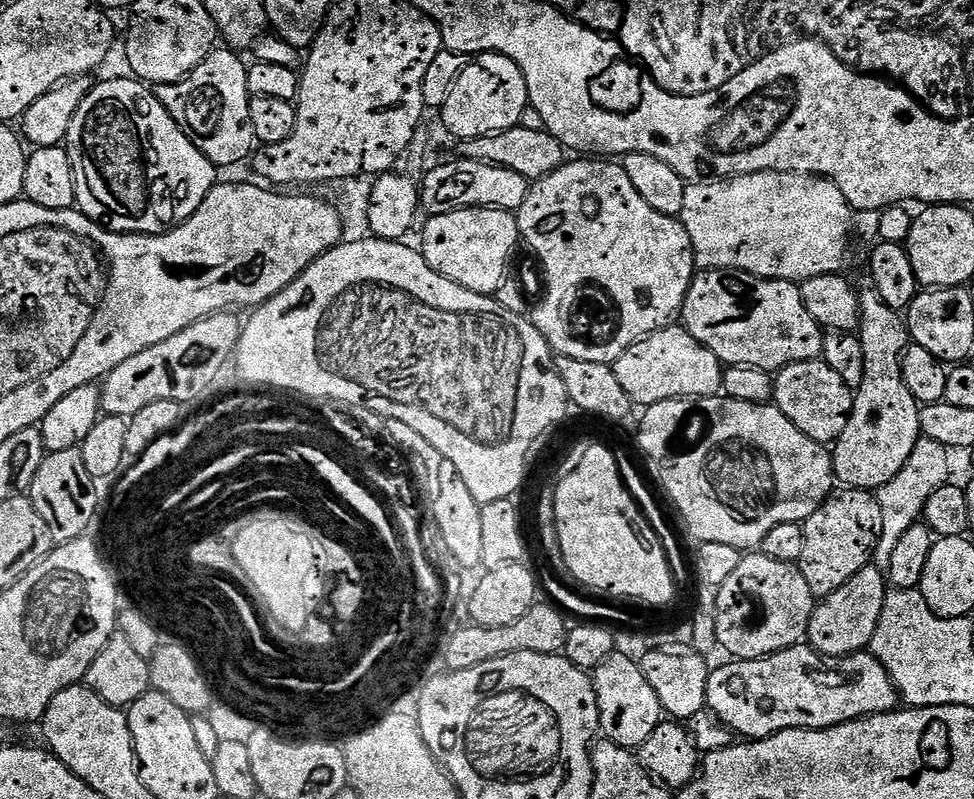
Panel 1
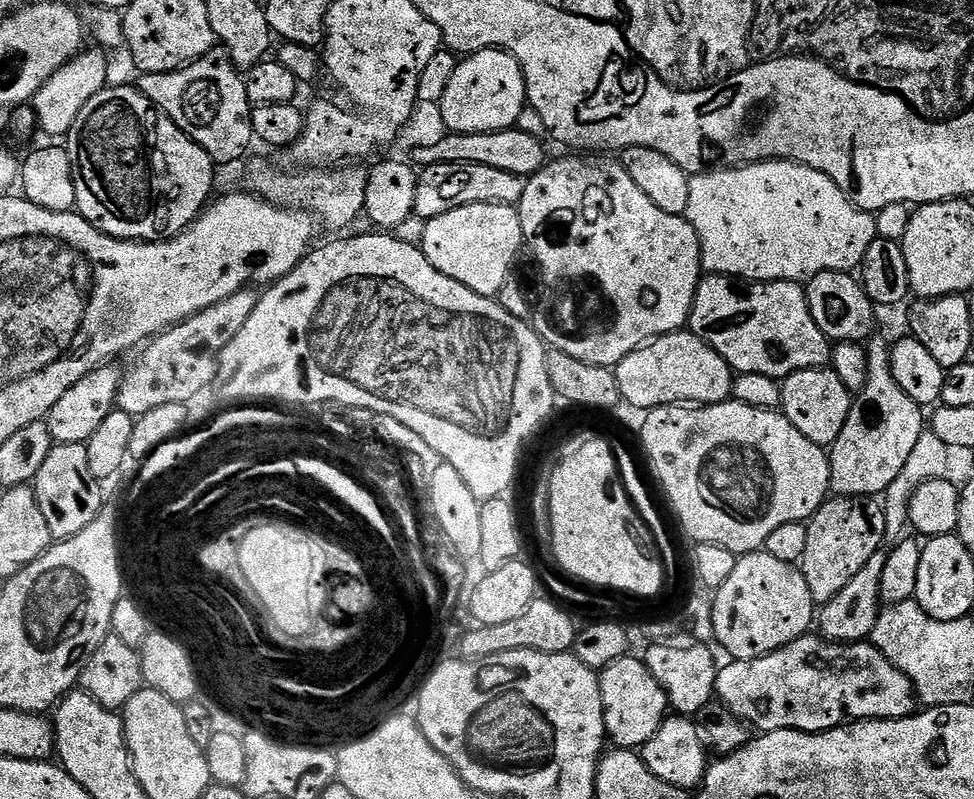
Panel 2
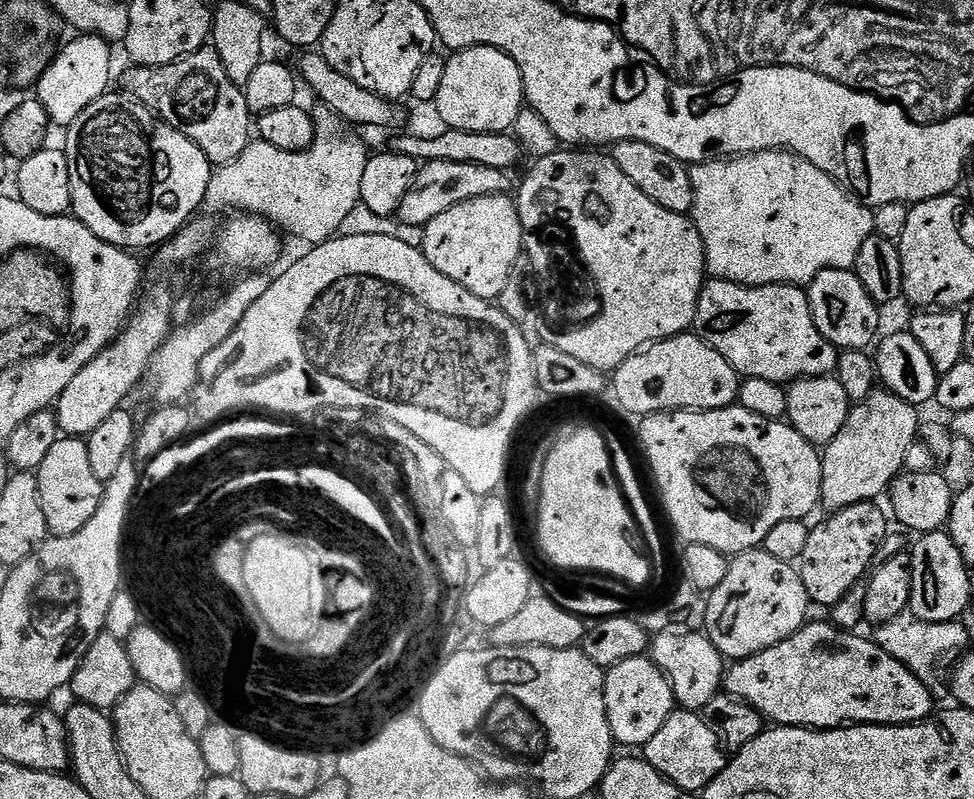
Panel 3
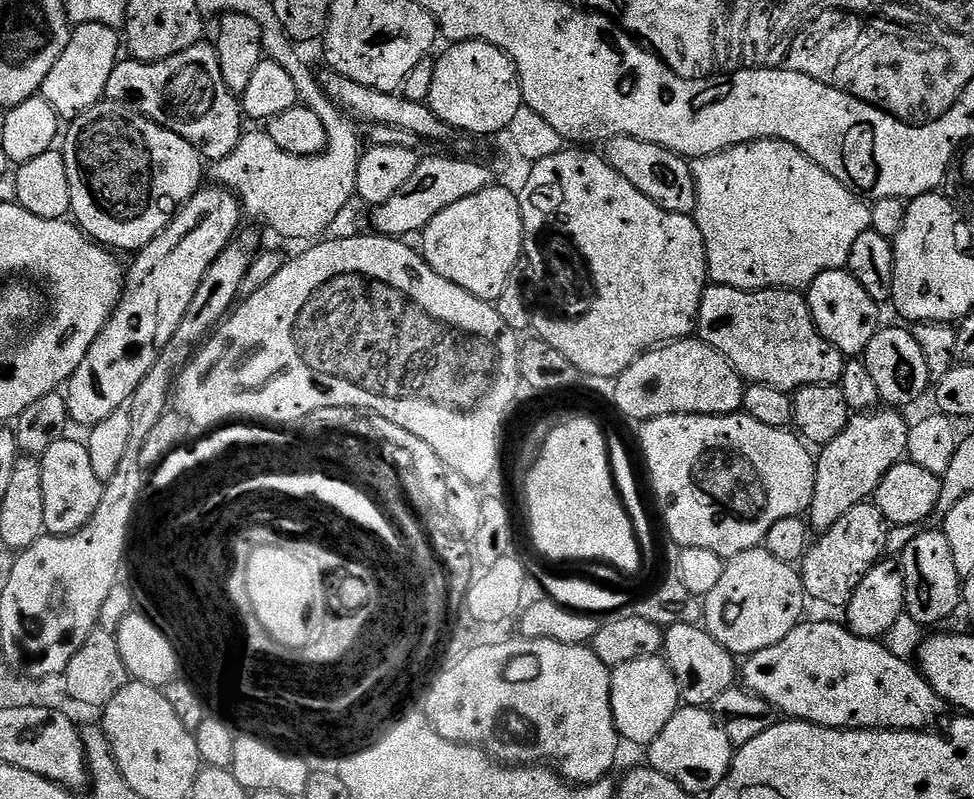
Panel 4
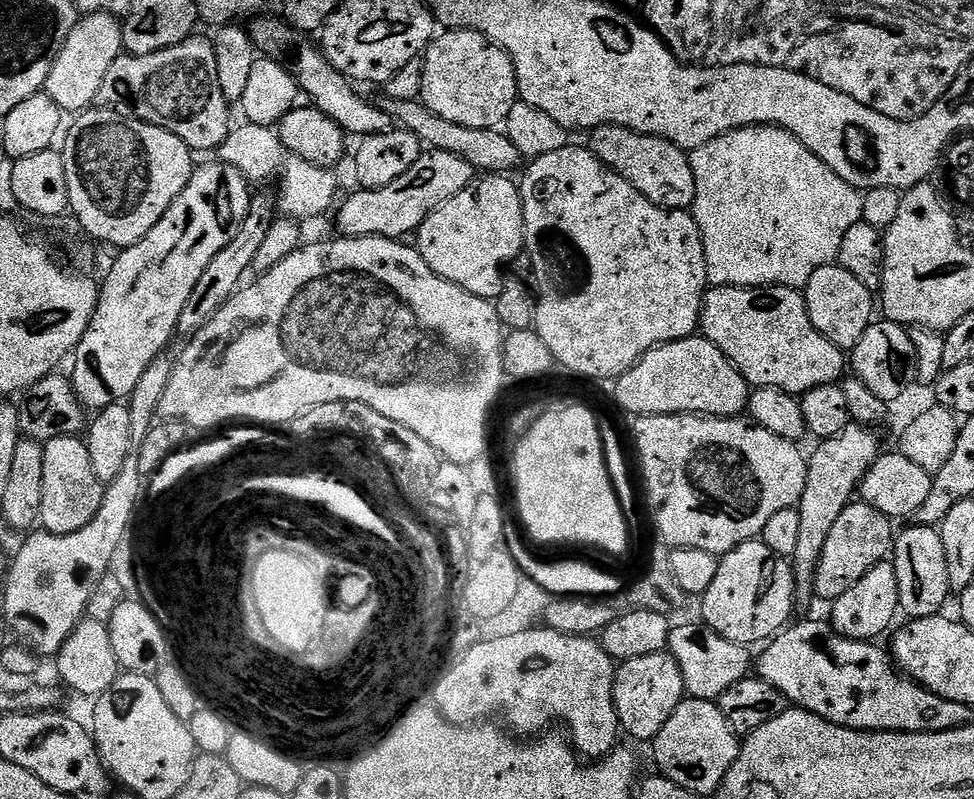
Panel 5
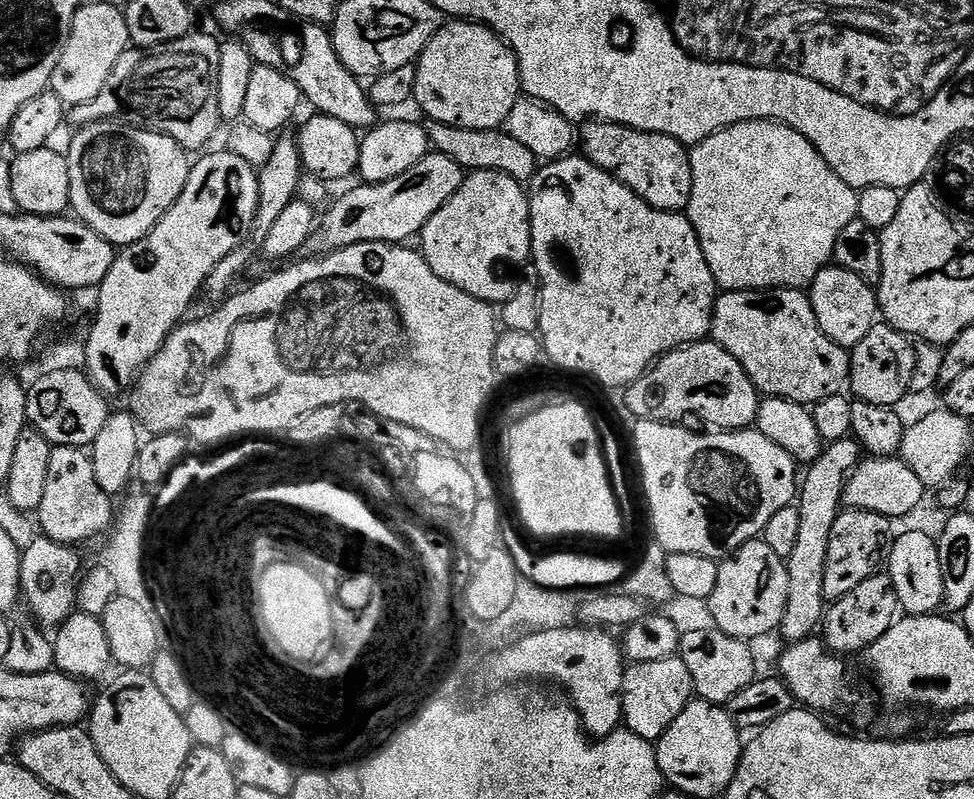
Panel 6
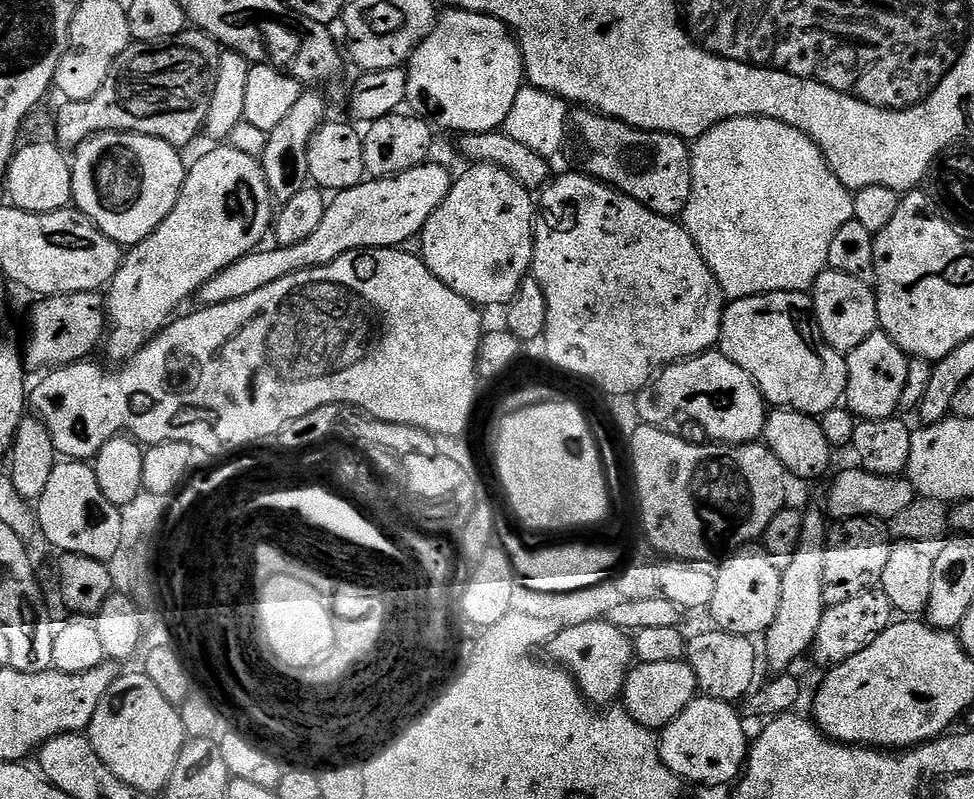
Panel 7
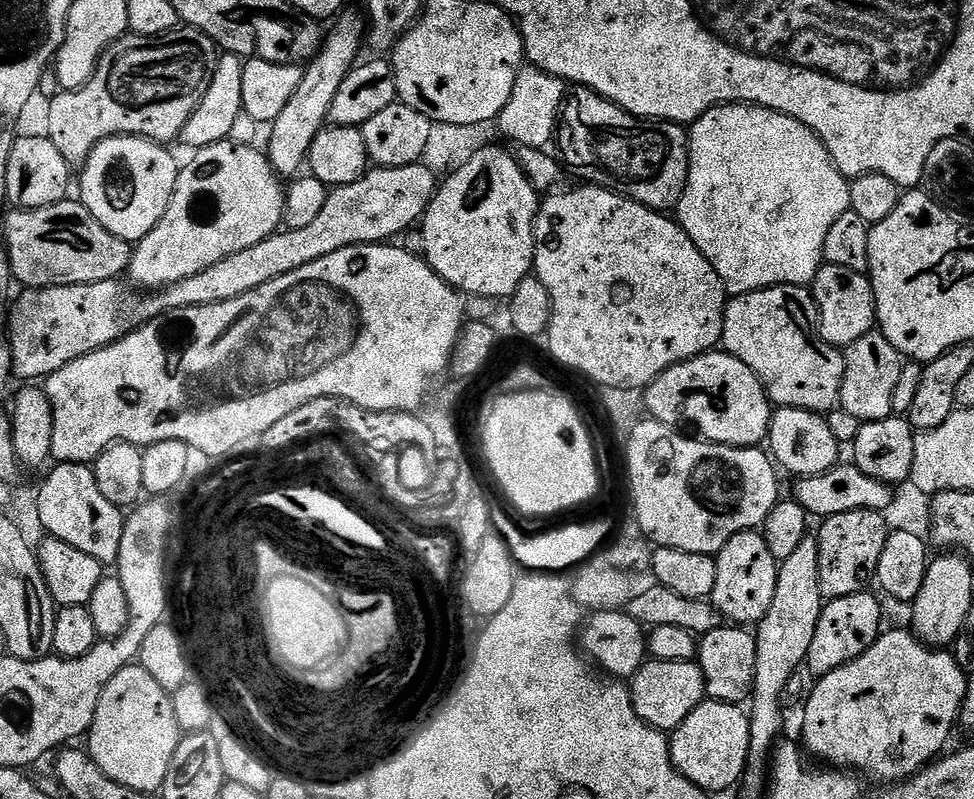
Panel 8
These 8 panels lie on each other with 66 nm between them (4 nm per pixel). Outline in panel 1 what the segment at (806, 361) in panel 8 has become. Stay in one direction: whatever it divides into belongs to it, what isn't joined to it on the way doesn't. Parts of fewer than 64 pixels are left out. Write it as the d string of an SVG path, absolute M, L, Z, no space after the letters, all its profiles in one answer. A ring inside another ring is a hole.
M700 270L692 278L692 285L684 299L682 326L702 346L719 358L721 365L737 368L750 366L773 374L794 362L819 360L824 355L825 329L806 310L800 284L791 280L761 280L748 272L735 270Z

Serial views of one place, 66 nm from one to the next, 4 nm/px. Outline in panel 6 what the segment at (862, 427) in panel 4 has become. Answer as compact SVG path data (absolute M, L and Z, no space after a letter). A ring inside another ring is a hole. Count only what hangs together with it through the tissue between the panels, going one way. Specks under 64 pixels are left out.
M855 439L839 440L828 444L820 456L812 464L807 465L802 483L798 488L798 507L802 514L802 523L798 525L798 542L794 546L794 554L787 558L788 597L786 610L778 629L788 642L807 640L812 632L821 627L826 601L824 598L824 579L826 578L826 558L830 550L830 530L834 530L834 522L842 515L842 499L844 487L852 469L860 463L862 449Z

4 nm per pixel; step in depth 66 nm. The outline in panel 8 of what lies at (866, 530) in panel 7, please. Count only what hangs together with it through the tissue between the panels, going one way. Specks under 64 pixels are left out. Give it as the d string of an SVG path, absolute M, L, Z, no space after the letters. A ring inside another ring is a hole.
M850 510L834 514L823 521L818 531L818 566L820 593L828 600L865 591L878 570L882 550L886 550L890 531L885 513L874 510Z

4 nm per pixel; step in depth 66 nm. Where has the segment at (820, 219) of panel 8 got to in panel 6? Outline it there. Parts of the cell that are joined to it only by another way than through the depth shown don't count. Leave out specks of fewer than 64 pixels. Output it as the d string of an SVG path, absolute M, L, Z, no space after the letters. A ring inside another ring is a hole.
M748 120L744 124L735 124L729 128L722 128L720 131L713 134L709 140L705 140L703 144L699 145L698 152L700 152L700 160L698 156L698 170L692 173L692 197L686 209L688 221L694 226L698 242L702 246L702 254L706 254L706 266L710 266L710 274L714 274L716 279L717 289L724 292L750 292L753 290L771 290L774 288L799 288L801 290L807 289L814 282L814 278L821 272L823 268L829 267L834 260L834 246L838 242L838 234L842 234L842 230L846 230L846 226L850 226L850 222L854 222L860 215L860 198L856 194L848 194L852 196L832 196L836 192L838 181L836 175L832 173L831 168L821 156L814 145L807 140L798 130L788 127L787 124L773 122L770 120Z

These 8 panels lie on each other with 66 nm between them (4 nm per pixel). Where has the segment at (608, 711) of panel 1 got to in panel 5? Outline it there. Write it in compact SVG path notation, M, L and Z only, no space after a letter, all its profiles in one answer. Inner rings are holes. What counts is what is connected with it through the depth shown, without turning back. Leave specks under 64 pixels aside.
M667 651L647 655L646 658L625 660L617 667L614 678L614 706L620 719L621 729L636 740L651 742L658 730L666 726L666 718L674 714L686 693L682 682L682 670Z

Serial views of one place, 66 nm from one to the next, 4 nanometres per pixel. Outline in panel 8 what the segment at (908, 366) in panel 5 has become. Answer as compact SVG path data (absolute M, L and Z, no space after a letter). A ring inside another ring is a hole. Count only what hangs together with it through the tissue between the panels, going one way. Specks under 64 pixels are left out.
M873 330L847 345L844 352L844 377L840 391L839 407L845 408L861 422L885 420L893 415L894 386L898 386L898 374L902 367L900 351L879 330Z

